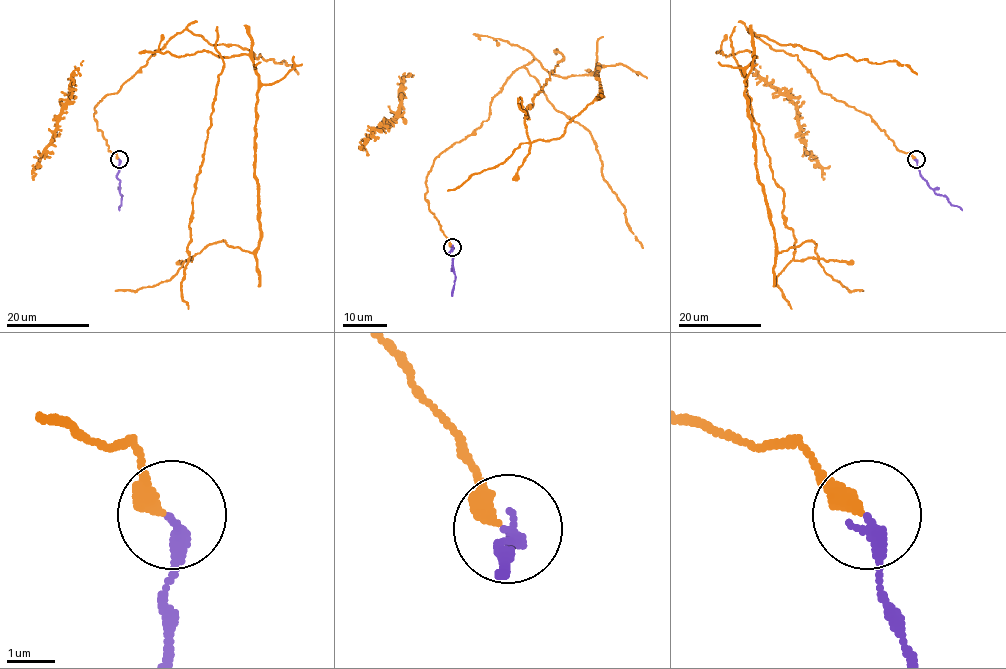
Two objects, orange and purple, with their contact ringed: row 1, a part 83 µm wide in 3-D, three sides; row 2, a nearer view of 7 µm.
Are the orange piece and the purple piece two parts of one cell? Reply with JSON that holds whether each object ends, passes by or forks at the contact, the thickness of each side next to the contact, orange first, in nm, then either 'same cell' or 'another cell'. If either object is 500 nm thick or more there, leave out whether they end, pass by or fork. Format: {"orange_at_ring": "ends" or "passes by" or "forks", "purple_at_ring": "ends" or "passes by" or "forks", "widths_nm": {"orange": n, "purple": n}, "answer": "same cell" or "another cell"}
{"orange_at_ring": "ends", "purple_at_ring": "ends", "widths_nm": {"orange": 360, "purple": 280}, "answer": "same cell"}

